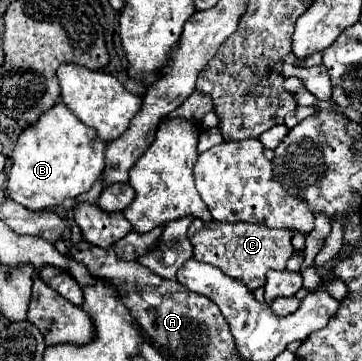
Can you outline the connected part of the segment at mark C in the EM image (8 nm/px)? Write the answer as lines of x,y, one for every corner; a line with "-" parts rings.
192,221
188,229
188,239
194,245
194,259
214,265
222,269
228,277
242,281
250,291
262,287
266,283
266,273
270,269
284,269
286,261
292,257
292,233
284,229
266,229
266,225
252,223
220,223
212,221
210,225
202,225
202,221

